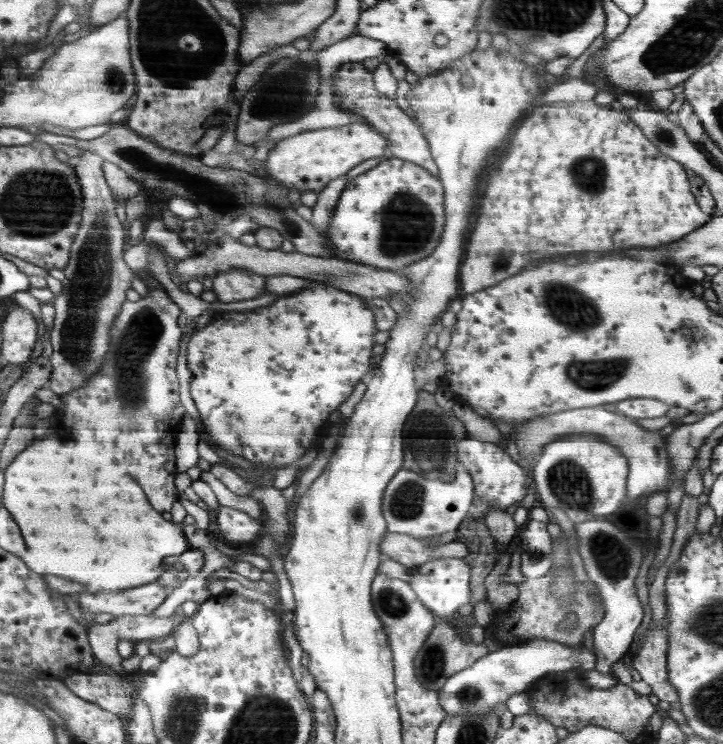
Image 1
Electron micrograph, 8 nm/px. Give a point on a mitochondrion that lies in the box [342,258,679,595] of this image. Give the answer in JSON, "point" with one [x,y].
{"point":[567,305]}

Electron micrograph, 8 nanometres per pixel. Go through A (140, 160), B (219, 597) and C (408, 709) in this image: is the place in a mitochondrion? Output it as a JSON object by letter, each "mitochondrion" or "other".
{"A":"mitochondrion","B":"other","C":"other"}

